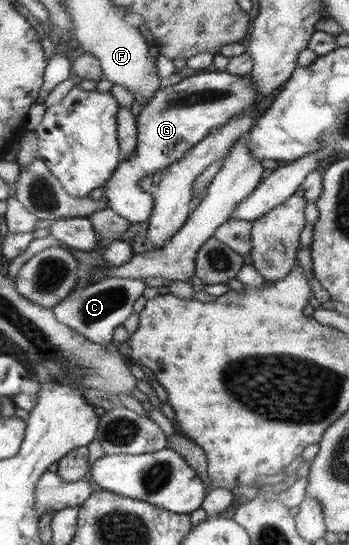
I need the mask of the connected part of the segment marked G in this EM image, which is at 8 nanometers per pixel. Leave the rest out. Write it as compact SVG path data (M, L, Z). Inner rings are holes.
M217 70L213 73L199 72L182 79L175 85L163 84L153 93L153 97L142 105L141 111L134 117L136 135L133 155L129 155L129 159L125 159L125 161L119 161L117 167L113 169L111 177L101 185L104 189L101 198L105 200L107 209L111 209L116 215L123 217L130 225L147 222L152 209L149 199L139 191L137 186L141 177L150 173L153 175L156 169L166 171L169 164L179 160L189 148L192 148L199 140L203 139L208 129L221 127L223 123L227 123L227 119L233 119L233 117L241 115L247 107L251 107L257 101L257 92L255 92L253 86L249 74L230 75Z

